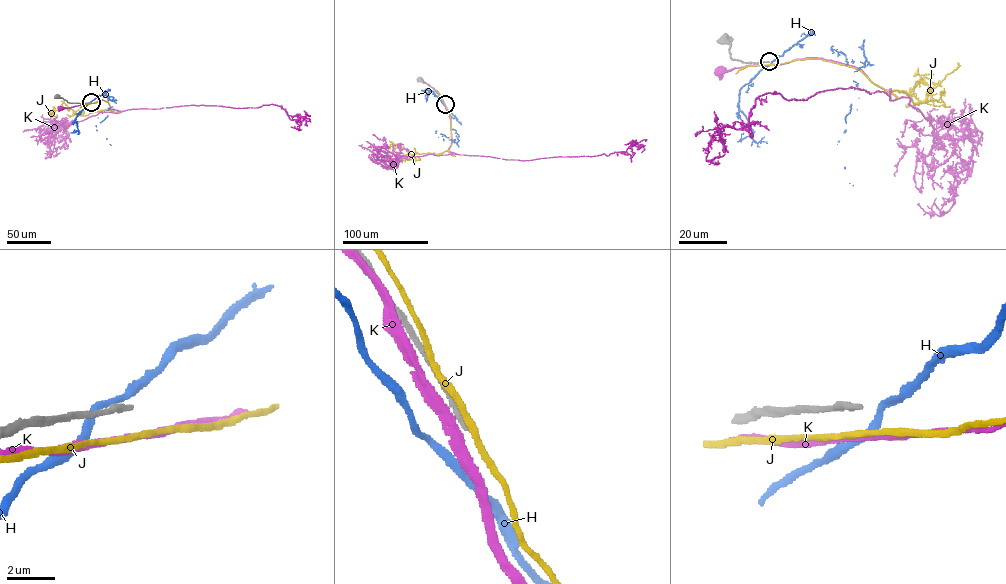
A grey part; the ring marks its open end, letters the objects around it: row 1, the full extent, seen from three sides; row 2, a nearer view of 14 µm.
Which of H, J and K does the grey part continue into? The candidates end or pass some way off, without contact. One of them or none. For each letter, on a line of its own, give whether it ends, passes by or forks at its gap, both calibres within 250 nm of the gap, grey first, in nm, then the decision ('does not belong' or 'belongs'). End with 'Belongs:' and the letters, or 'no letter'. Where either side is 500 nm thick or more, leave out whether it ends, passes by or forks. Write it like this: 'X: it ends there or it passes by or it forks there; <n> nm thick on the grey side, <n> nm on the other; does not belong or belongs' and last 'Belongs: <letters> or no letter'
H: it passes by; 280 nm thick on the grey side, 280 nm on the other; does not belong
J: it passes by; 280 nm thick on the grey side, 240 nm on the other; does not belong
K: it passes by; 280 nm thick on the grey side, 280 nm on the other; does not belong
Belongs: no letter

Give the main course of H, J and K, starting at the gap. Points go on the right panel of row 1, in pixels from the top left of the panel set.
H: (772, 61), (813, 33), (841, 52), (847, 61), (860, 67), (858, 89), (837, 144), (853, 186)
J: (769, 64), (806, 58), (849, 66), (917, 104), (929, 86), (920, 80), (913, 92), (924, 100)
K: (770, 64), (718, 71)

